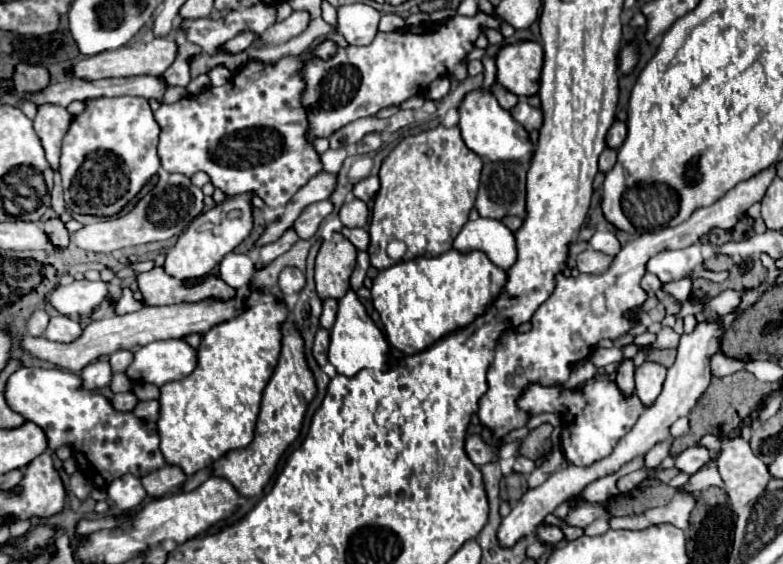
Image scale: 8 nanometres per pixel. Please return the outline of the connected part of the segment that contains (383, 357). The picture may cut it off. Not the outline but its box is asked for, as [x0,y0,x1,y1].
[329,289,389,376]

